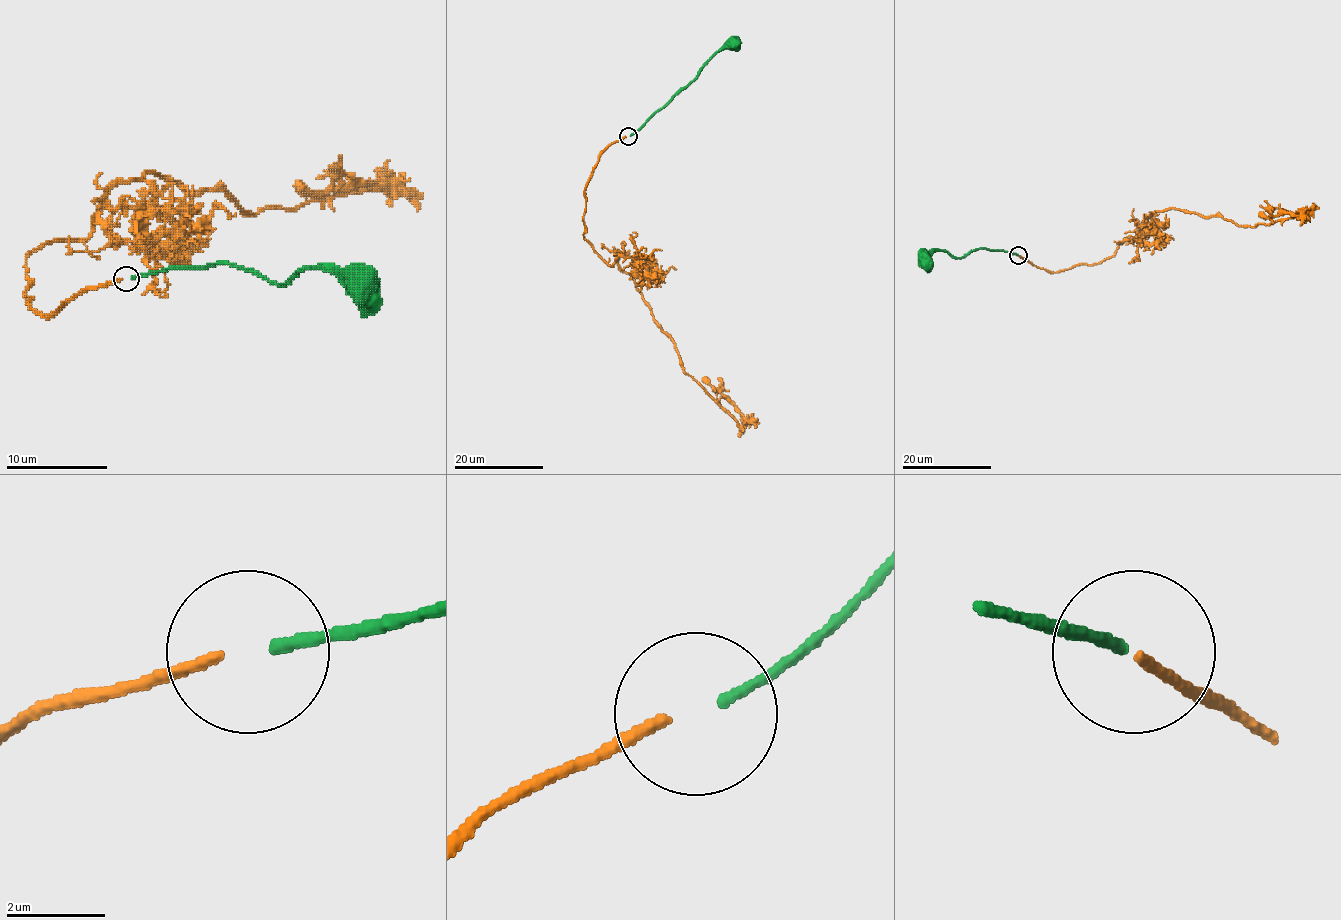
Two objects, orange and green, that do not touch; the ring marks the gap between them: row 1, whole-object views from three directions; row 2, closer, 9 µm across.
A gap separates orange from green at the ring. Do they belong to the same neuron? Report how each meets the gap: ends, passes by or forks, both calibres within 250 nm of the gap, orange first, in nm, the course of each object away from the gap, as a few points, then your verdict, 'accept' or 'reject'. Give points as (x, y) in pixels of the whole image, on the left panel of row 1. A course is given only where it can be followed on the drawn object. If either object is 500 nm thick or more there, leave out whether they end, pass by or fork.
orange ends there; green ends there; 220 nm thick on the orange side, 240 nm on the other; orange runs (122, 279), (43, 317), (26, 256), (89, 236), (144, 173), (248, 213), (387, 183), (336, 180); green runs (132, 279), (167, 269), (233, 264), (281, 284), (298, 271), (318, 269), (361, 289); accept

